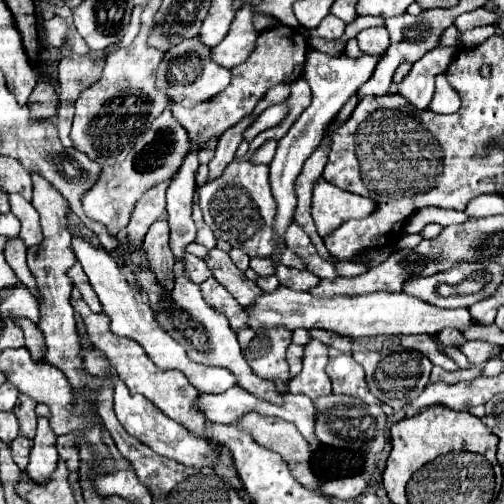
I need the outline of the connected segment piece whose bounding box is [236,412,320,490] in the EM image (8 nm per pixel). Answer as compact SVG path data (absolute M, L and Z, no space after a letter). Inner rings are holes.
M248 412L246 416L240 416L240 418L238 418L236 426L242 428L246 434L250 434L260 446L264 446L264 448L268 448L268 450L280 454L280 456L286 460L286 464L288 464L292 476L294 476L298 482L302 482L306 488L310 488L310 490L318 490L318 488L320 488L318 478L316 478L316 476L312 474L312 470L310 470L310 454L312 454L310 444L304 440L304 436L298 432L298 428L296 428L294 424L290 424L290 422L282 420L282 418L260 416L260 414L256 414L256 412Z

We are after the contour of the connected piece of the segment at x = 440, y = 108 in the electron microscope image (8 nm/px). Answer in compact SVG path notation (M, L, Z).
M444 74L436 76L436 90L428 108L438 114L452 114L460 108L460 96L454 92L454 88L450 88Z

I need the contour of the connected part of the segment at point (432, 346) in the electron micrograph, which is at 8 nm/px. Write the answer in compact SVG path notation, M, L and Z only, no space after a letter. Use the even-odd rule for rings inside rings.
M426 334L424 336L402 336L402 346L404 348L410 348L410 350L422 352L426 358L430 358L432 364L442 366L448 372L454 372L456 370L454 360L450 356L446 356L442 352L442 348L430 336L426 336Z

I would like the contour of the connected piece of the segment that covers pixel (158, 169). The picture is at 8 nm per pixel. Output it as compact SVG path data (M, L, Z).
M166 106L166 110L152 122L150 130L134 144L134 148L130 150L130 154L126 156L126 160L122 164L116 166L104 166L100 180L96 182L96 186L82 198L82 206L84 212L92 218L102 222L110 234L120 234L132 212L136 202L142 198L142 194L146 190L150 190L152 186L160 184L162 180L168 180L170 176L176 174L176 170L180 168L184 156L190 152L192 144L188 138L188 132L174 120L170 106Z

